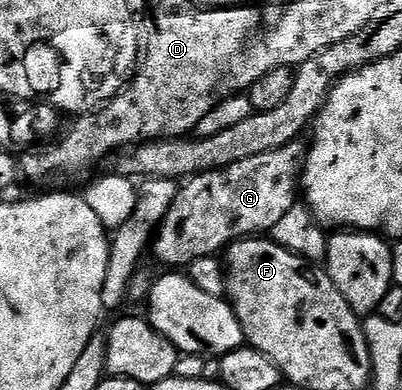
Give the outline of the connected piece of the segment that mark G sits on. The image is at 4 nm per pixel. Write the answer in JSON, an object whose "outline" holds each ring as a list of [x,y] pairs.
{"outline":[[[294,142],[285,148],[258,154],[256,158],[192,177],[178,191],[173,205],[162,218],[151,252],[163,263],[170,264],[170,269],[181,270],[195,262],[195,258],[224,253],[237,240],[272,233],[275,222],[299,200],[303,171],[303,148],[299,145]]]}

